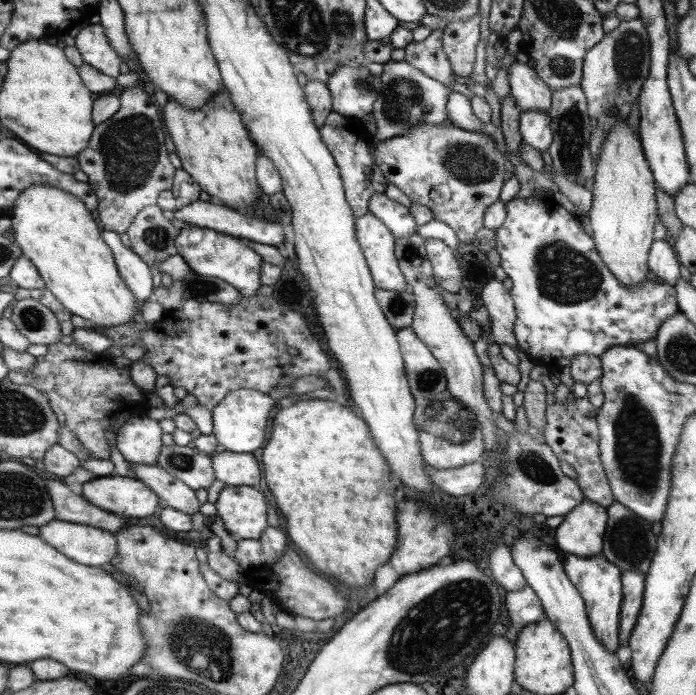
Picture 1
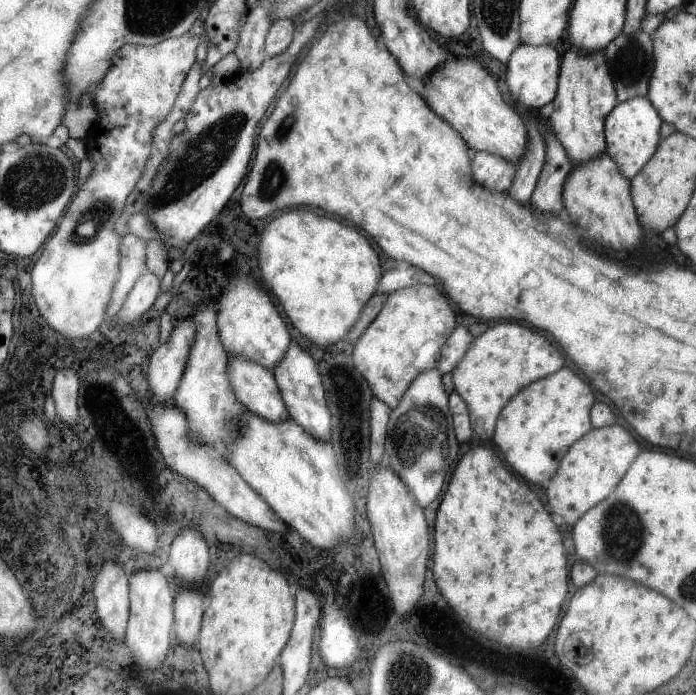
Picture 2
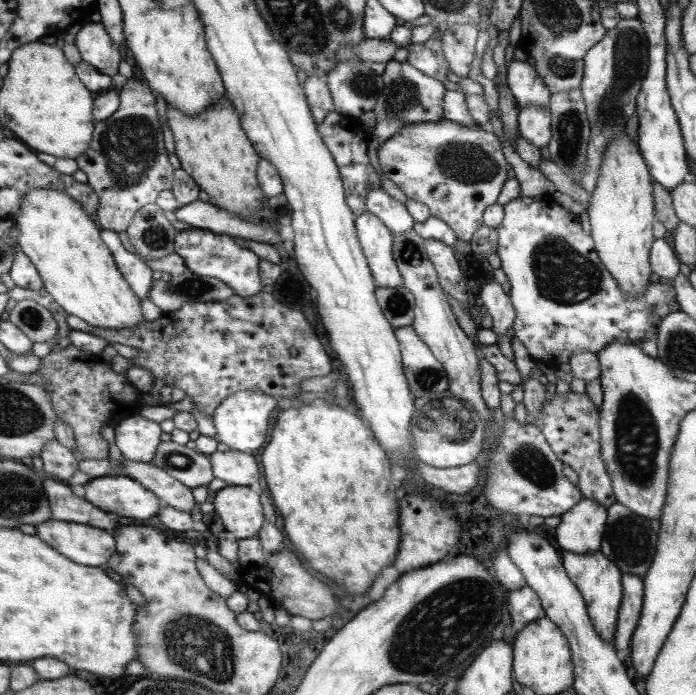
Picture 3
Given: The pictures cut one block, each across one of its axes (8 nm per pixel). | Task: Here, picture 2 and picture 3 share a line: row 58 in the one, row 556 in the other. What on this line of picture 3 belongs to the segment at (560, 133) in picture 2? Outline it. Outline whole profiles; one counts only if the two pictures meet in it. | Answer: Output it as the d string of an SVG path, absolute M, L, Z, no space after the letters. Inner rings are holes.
M600 549L587 554L577 554L569 551L562 551L562 553L564 554L565 570L584 597L588 618L595 627L596 633L603 642L607 642L614 647L612 643L613 638L616 637L617 614L624 592L623 573L616 566L616 563L611 562L609 558L601 554Z

